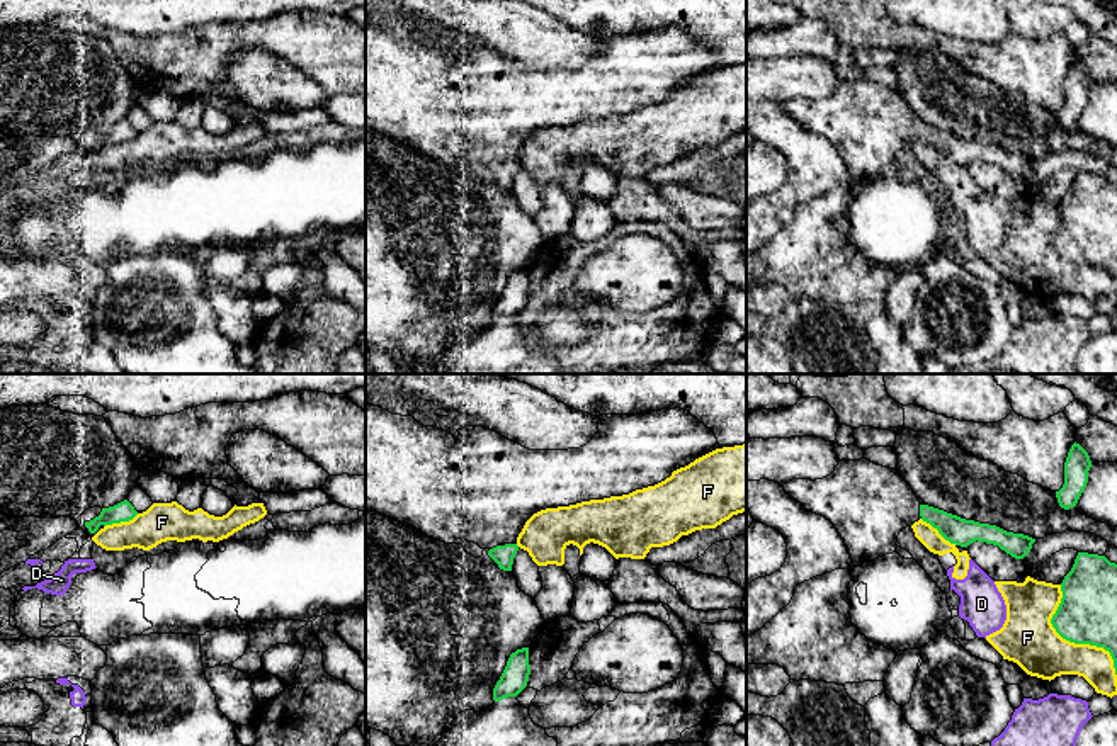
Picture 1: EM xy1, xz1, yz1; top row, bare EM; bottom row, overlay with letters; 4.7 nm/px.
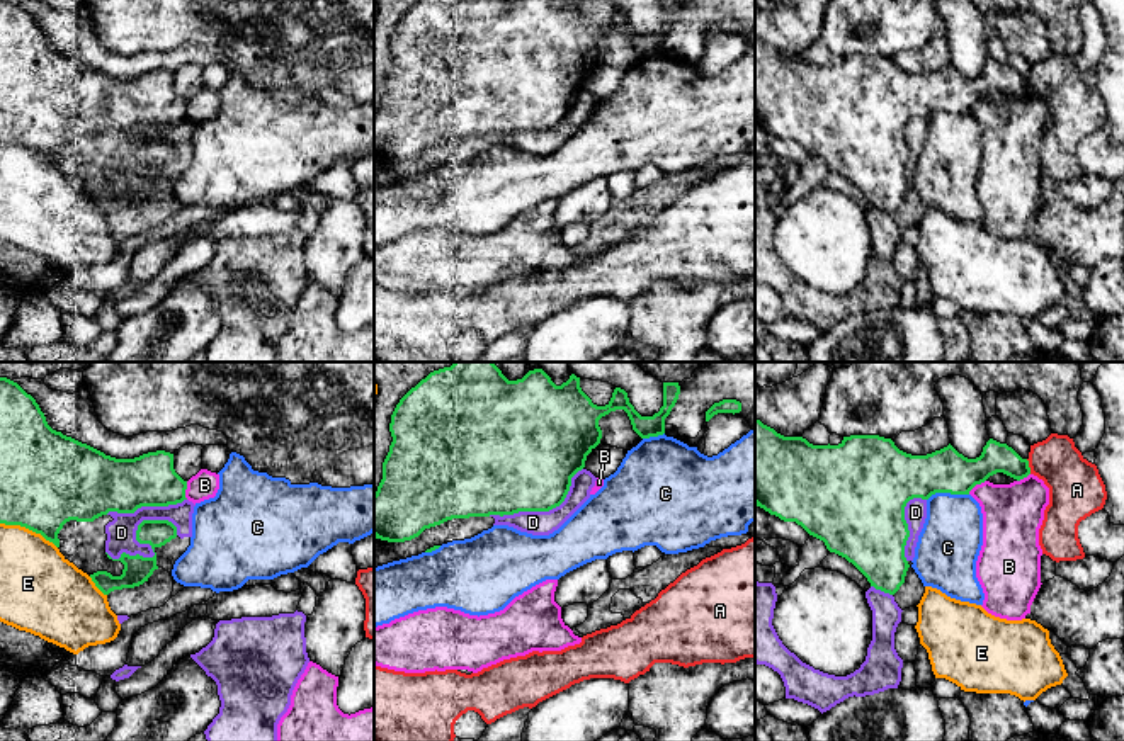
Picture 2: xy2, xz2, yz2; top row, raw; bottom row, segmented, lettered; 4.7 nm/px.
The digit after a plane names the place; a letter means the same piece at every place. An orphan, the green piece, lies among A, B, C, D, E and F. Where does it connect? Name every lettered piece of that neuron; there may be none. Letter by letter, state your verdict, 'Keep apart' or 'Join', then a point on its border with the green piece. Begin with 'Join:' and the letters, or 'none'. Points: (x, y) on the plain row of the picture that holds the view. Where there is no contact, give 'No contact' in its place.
Join: none
A: Keep apart. Touches green at yz2 (1027, 85)
B: Keep apart. Touches green at yz2 (976, 102)
C: Keep apart. Touches green at yz2 (948, 111)
D: Keep apart. Touches green at xy2 (145, 162)
E: Keep apart. Touches green at xy2 (29, 148)
F: Keep apart. Touches green at yz1 (1071, 260)

